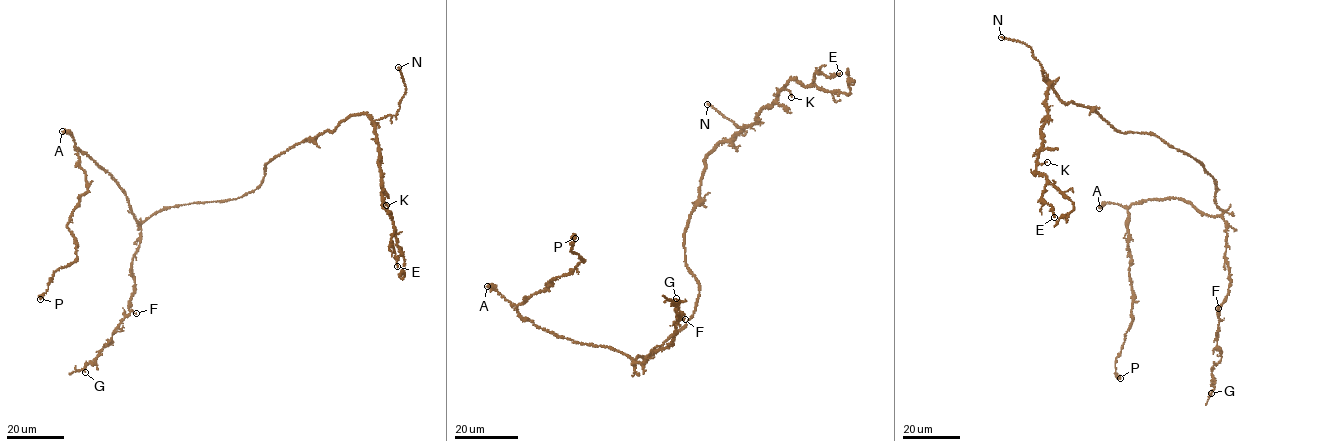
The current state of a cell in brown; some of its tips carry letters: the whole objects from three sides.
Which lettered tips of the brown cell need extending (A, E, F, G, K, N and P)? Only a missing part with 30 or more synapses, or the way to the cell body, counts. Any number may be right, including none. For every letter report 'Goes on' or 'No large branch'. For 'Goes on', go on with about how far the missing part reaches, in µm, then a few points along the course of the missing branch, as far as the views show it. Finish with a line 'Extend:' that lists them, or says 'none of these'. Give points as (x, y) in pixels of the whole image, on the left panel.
A: No large branch
E: No large branch
F: No large branch
G: No large branch
K: No large branch
N: Goes on. Missing length about 40 µm. Course of what is missing: (398, 67), (364, 11), (360, 11), (361, 5)
P: No large branch
Extend: N

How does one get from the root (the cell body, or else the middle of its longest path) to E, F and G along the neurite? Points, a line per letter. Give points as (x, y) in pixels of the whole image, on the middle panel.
E: (690, 317), (699, 283), (684, 232), (706, 156), (758, 120), (791, 80), (805, 86), (816, 72), (839, 73)
F: (690, 317), (655, 352), (637, 358), (634, 366), (672, 342), (677, 323), (685, 319)
G: (690, 317), (655, 352), (637, 358), (634, 366), (672, 342), (681, 314), (677, 302), (673, 305), (676, 298)

